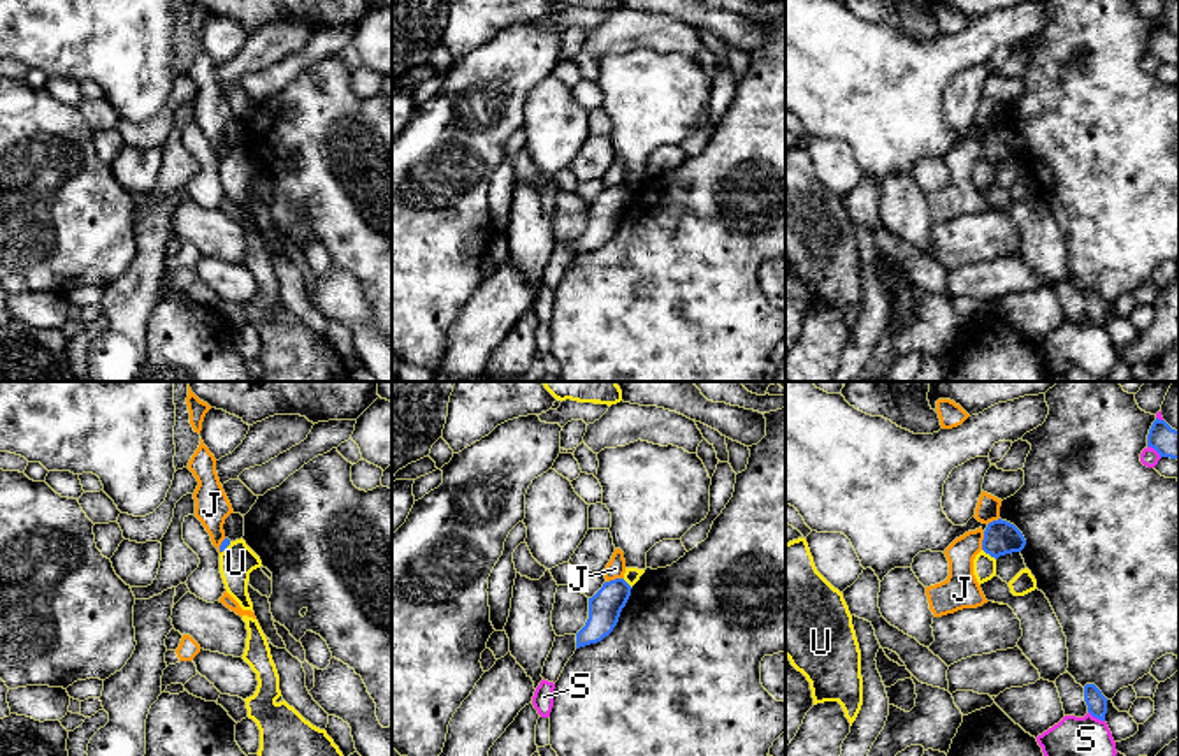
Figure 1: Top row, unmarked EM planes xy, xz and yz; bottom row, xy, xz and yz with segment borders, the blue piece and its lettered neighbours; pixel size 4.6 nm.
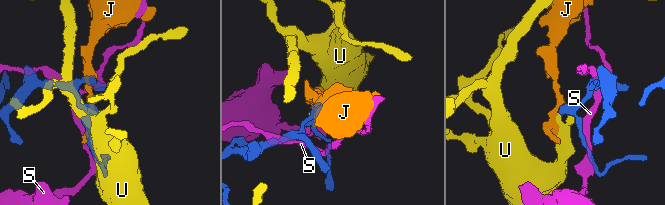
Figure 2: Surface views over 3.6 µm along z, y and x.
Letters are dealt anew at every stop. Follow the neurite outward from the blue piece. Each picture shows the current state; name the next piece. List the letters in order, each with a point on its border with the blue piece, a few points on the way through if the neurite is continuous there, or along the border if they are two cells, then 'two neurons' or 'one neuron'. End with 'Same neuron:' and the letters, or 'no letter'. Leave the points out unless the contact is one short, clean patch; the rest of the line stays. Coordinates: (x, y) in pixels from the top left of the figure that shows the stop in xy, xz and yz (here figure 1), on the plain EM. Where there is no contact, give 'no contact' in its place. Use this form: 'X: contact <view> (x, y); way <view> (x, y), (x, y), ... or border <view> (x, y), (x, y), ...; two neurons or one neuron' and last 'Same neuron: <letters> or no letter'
J: contact yz (983, 146); border yz (984, 138), (981, 155); two neurons
S: contact yz (1097, 324); two neurons
U: contact yz (990, 160); two neurons
Same neuron: no letter

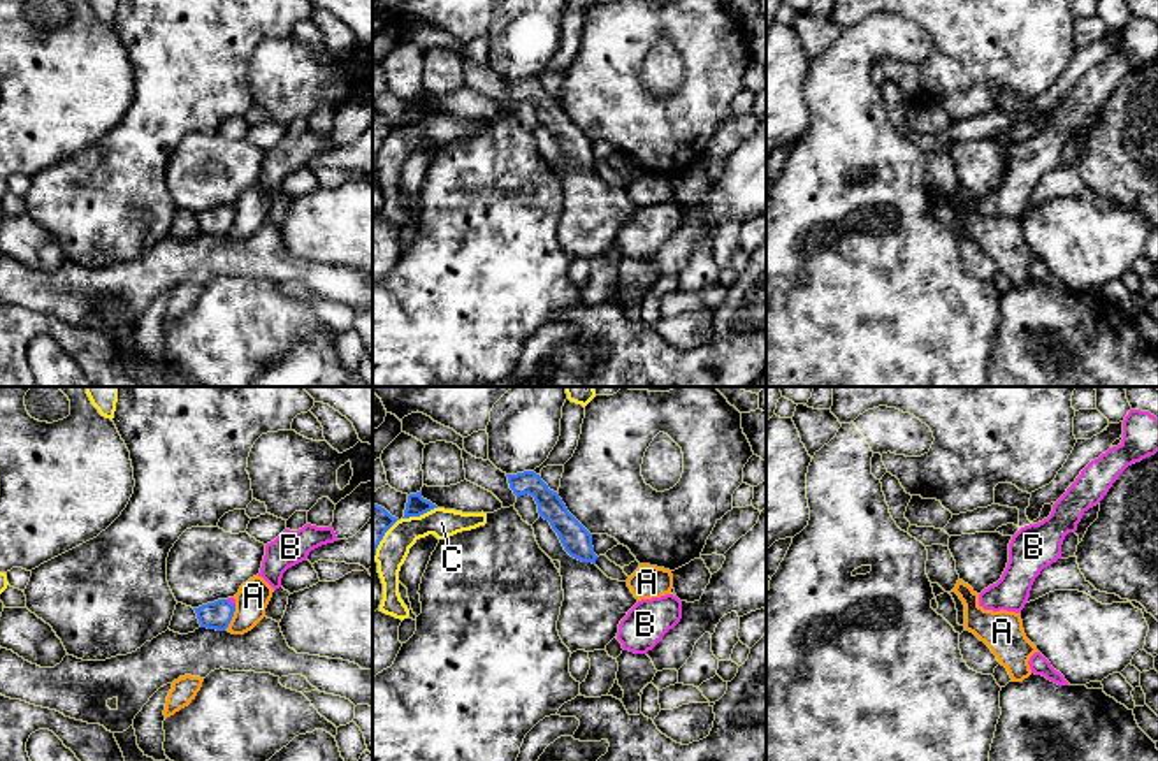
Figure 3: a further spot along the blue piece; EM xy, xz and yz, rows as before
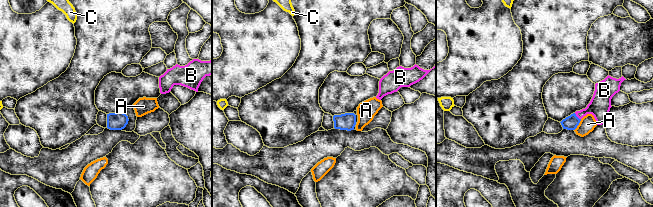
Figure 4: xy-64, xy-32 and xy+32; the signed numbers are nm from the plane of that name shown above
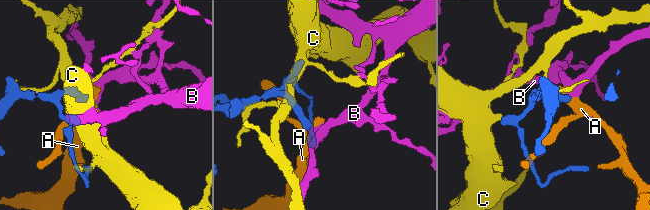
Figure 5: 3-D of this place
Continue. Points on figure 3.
A: contact xy (232, 222); border xy (236, 211), (234, 222), (225, 234); two neurons
B: contact xy (229, 208); way xy (217, 222), (229, 208), (232, 208); one neuron
C: contact xz (419, 122); two neurons
Same neuron: B

